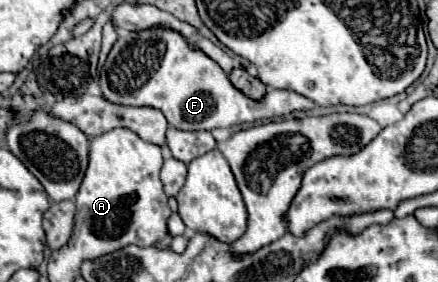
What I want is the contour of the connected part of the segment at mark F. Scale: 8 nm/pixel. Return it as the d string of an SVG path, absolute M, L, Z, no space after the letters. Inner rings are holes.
M163 28L123 34L103 64L99 86L103 98L109 102L157 108L165 114L169 126L179 130L229 128L273 116L285 116L295 110L311 110L315 106L313 100L291 90L269 88L261 100L245 98L245 94L229 82L229 76L217 62L201 50L191 48L181 34Z

